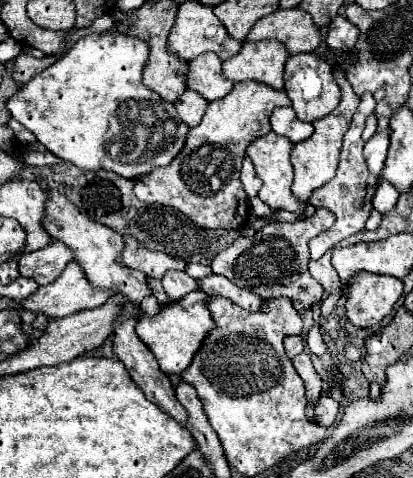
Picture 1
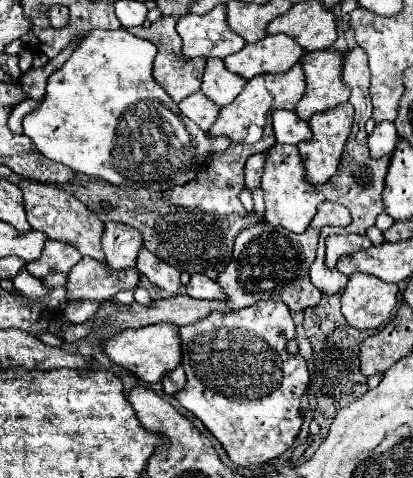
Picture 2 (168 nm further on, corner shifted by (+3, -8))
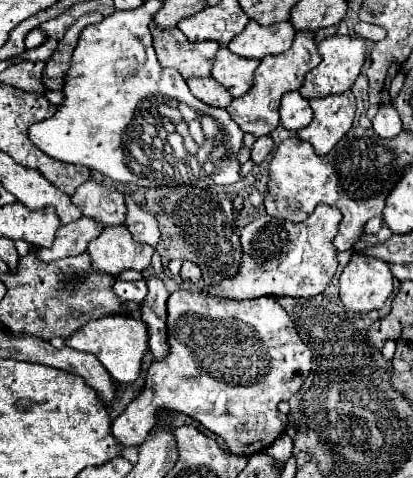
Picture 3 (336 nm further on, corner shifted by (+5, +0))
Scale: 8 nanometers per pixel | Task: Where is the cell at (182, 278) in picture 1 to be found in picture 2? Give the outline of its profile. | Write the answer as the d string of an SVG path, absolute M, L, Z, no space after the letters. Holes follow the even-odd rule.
M145 246L139 248L137 254L137 270L141 274L145 274L155 286L167 290L169 294L177 294L181 290L181 282L179 282L179 270L175 270L173 266L165 264L163 260L159 260L153 252L149 252Z

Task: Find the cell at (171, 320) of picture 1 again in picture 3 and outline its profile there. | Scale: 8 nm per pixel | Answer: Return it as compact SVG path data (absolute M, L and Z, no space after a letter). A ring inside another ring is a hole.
M105 316L93 322L87 322L81 326L71 338L65 340L67 346L83 352L91 352L99 358L99 362L107 368L107 372L113 376L113 380L121 384L131 384L139 378L143 368L143 358L147 354L147 324L143 320L131 318L131 316Z

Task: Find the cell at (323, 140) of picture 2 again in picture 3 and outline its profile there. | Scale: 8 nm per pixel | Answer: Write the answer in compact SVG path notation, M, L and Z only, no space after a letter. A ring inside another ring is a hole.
M351 92L313 98L313 122L297 136L309 142L319 156L325 156L351 128L355 116L355 98Z

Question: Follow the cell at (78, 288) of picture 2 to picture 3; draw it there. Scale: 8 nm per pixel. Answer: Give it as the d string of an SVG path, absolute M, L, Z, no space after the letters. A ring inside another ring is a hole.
M113 226L101 232L89 248L93 272L107 272L113 278L119 278L125 270L145 270L151 264L153 248L133 242L125 226Z

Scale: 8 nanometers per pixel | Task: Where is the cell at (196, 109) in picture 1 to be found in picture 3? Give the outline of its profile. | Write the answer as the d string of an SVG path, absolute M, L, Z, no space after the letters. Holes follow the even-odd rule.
M191 78L187 80L191 94L199 100L203 100L207 106L215 106L215 108L225 108L233 98L229 96L229 92L219 86L213 78Z

